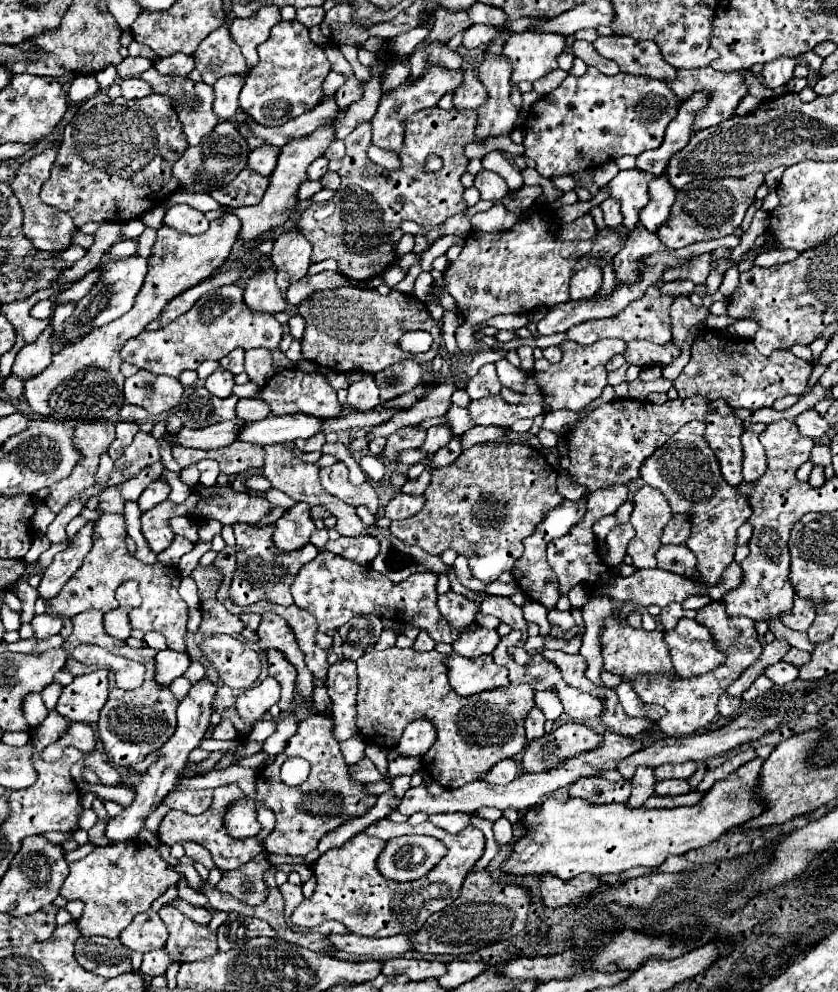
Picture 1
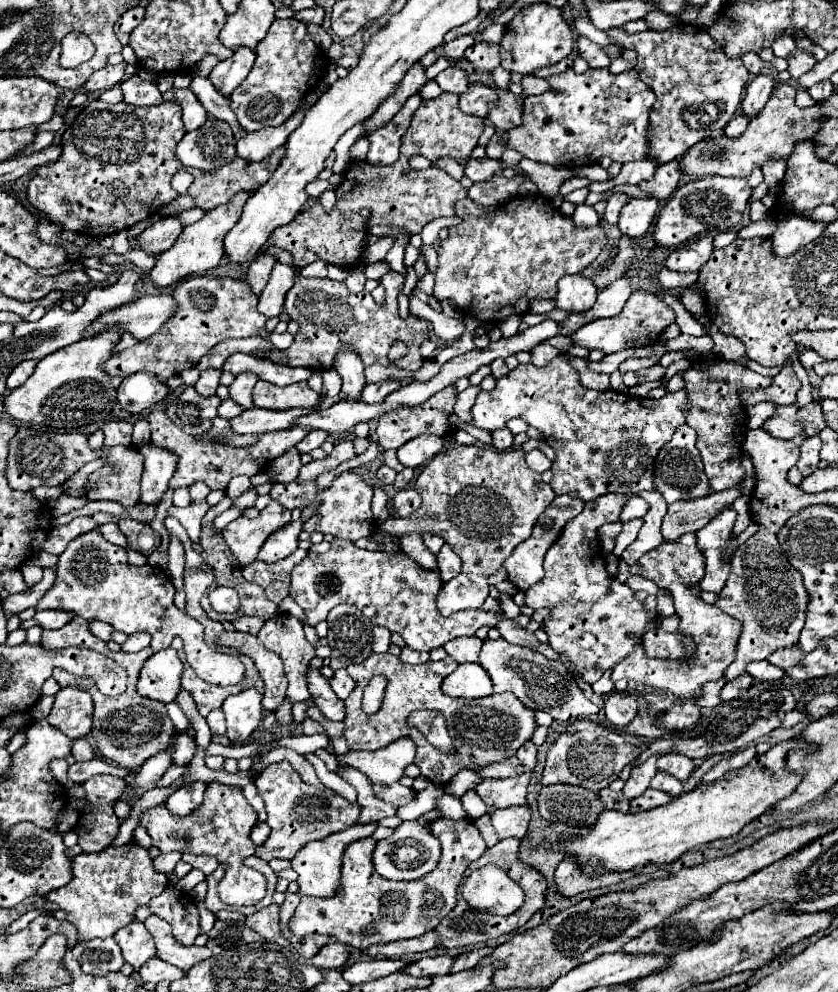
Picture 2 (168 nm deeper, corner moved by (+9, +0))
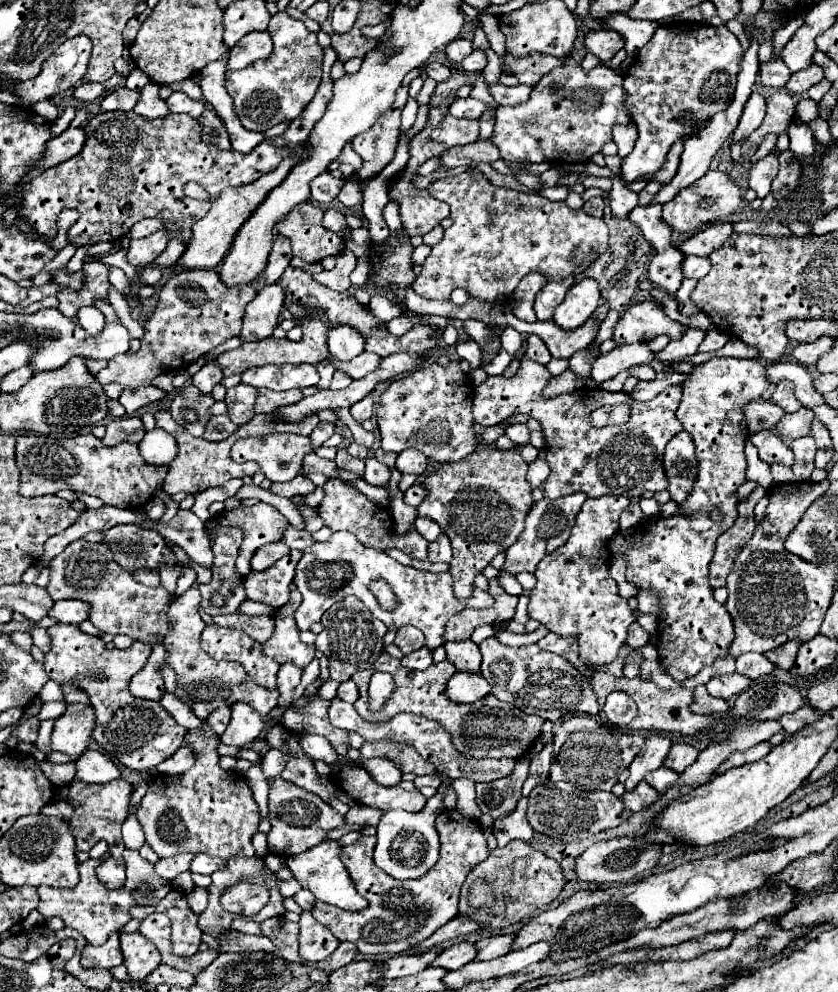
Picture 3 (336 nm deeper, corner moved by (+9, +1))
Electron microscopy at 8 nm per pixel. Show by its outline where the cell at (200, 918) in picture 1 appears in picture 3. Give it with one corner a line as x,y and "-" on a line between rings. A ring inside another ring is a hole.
171,890
157,906
137,906
129,914
143,920
151,912
163,912
171,918
171,950
177,956
191,956
199,950
201,930
197,926
197,914
187,906
187,898
179,890

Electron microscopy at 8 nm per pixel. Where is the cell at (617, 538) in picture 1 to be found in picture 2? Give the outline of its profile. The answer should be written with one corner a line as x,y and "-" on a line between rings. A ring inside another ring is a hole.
632,496
628,499
621,514
620,521
625,523
634,518
642,518
648,511
647,502
639,496

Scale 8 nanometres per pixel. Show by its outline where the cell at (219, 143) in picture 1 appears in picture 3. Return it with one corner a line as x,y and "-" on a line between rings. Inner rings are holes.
205,108
203,114
199,116
199,122
203,126
203,134
207,142
213,142
215,146
221,146
223,150
231,148
231,142
227,138
227,130
223,126
223,120
217,116
213,108

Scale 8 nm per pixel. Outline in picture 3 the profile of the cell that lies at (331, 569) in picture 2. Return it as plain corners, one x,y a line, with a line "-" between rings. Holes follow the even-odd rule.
335,532
335,534
331,534
331,538
327,542
317,542
313,546
305,548
303,558
297,564
295,584
297,584
297,590
303,594
303,602
295,612
299,630
309,630
311,624
321,620
321,616
325,614
325,610
331,608
331,604
353,594
373,612
375,618
385,622
387,628
401,628
407,624
419,628
425,634
425,646
429,650
435,650
437,646
443,644
441,634
445,630
447,620
453,614
457,614
459,610
465,610
465,608
493,606
493,598
489,596
489,592
473,588
473,594
469,598
459,600
453,594
453,582
451,582
449,572
433,574
433,572
421,572
415,568
401,566
397,560
389,558
383,550
373,550
373,548
363,546
349,532
-
375,578
385,580
393,588
397,602
399,602
397,610
385,612
377,606
377,600
369,590
369,582

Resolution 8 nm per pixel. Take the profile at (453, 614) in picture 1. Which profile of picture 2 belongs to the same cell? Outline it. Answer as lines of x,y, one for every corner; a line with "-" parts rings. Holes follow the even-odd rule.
457,445
437,453
419,473
415,489
423,497
423,503
415,511
415,515
409,515
405,519
391,517
381,527
395,537
403,537
409,533
422,535
429,531
433,535
443,537
445,543
461,557
463,561
461,575
445,583
437,595
437,609
445,617
461,609
479,609
483,605
483,601
489,597
489,583
487,583
489,575
493,575
499,567
503,567
505,559
513,553
513,549
531,535
531,529
537,523
539,515
555,499
551,485
541,481
541,473
529,469
529,465
525,463
525,453
521,449
493,451
491,447
481,447
481,445

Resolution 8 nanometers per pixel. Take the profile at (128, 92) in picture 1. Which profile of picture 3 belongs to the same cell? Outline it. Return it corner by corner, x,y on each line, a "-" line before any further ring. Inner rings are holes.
149,82
141,90
141,98
135,106
135,112
143,118
165,118
169,114
167,104
159,98
159,86
155,82

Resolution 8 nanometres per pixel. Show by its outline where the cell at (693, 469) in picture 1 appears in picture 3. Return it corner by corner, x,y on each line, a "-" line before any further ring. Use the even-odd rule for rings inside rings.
679,432
669,440
663,456
663,466
669,478
667,490
671,492
671,498
687,498
697,478
695,444
687,432

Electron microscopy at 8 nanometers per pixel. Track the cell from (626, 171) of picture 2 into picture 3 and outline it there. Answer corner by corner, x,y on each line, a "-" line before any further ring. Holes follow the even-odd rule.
591,198
585,202
583,210
595,218
603,218
603,208
605,208
605,200
603,198

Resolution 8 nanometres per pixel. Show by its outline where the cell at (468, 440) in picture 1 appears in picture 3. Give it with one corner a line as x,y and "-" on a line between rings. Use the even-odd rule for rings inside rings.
513,424
513,426
507,428
507,436
509,436
515,444
525,446
525,444
529,442
529,428
527,428
527,424

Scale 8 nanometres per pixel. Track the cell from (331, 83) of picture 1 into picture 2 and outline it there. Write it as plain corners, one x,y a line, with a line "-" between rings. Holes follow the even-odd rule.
297,109
283,125
279,127
267,127
261,129
257,133
249,133
245,135
245,139
239,139
235,143
237,147
237,155
249,161
263,161
265,157
269,157
277,147
281,147
281,143
285,143
285,139
289,137
291,131
295,131
295,127
303,121
307,109

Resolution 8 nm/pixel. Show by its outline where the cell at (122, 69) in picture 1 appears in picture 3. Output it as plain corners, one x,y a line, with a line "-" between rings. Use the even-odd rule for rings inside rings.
87,82
73,90
73,96
79,102
93,102
93,100
101,98
103,94
105,94
105,88
103,88
103,84
97,84
97,82

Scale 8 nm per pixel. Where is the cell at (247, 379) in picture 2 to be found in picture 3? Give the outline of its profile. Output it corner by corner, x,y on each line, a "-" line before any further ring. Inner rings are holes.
239,384
227,390
227,396
225,396
227,416
233,424
237,426
247,424
255,416
255,410
253,410
255,396
257,396
257,388
245,386
245,384

